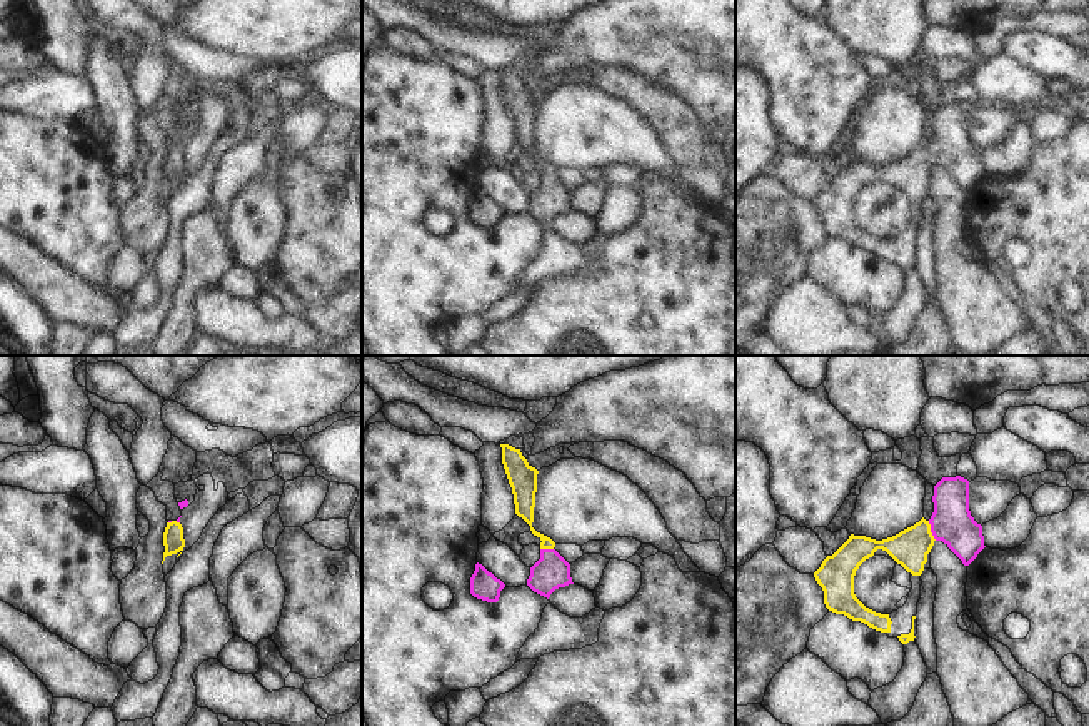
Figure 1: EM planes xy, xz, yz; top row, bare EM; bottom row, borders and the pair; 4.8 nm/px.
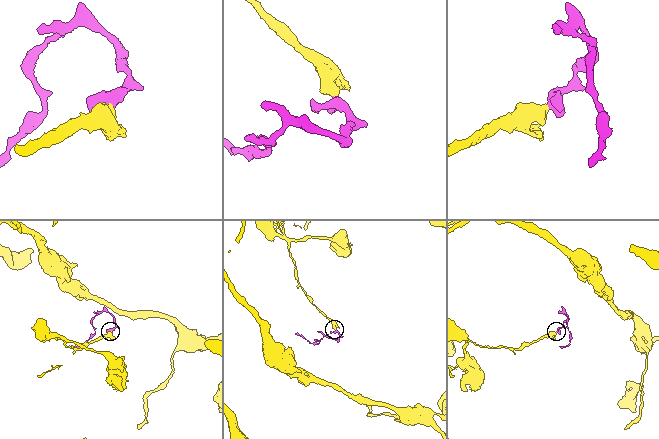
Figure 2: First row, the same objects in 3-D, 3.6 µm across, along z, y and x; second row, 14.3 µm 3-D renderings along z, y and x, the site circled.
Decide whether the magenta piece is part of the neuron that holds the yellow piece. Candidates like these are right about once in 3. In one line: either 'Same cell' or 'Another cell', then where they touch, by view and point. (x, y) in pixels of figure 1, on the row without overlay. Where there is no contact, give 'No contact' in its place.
Same cell. Touches yellow at yz (929, 157).

